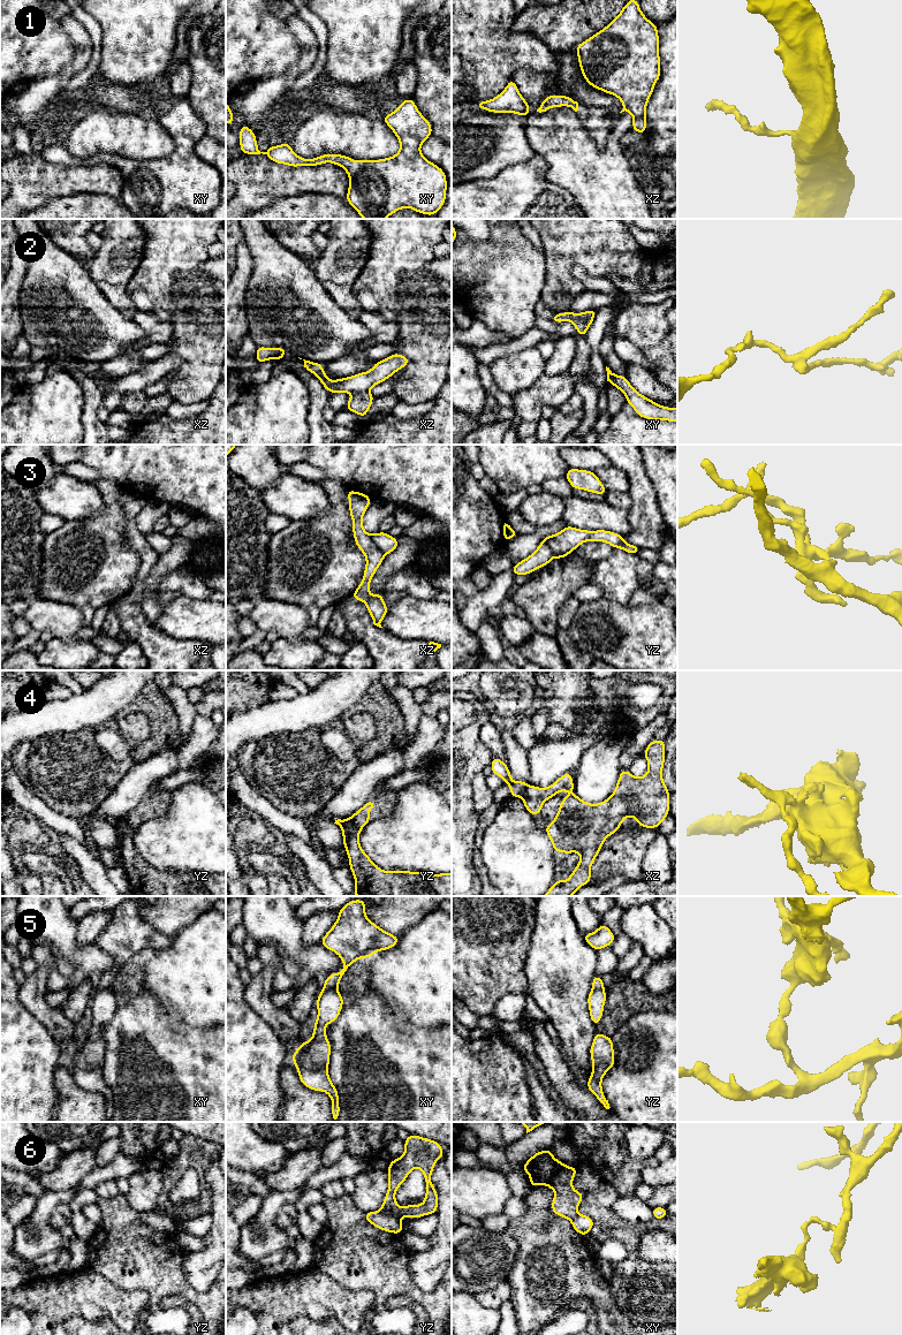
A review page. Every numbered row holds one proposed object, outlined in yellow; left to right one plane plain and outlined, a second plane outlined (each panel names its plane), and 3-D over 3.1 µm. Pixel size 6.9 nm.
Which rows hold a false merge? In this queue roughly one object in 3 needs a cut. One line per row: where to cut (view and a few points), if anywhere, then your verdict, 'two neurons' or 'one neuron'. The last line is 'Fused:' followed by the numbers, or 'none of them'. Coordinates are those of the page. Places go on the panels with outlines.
1: cut none; one neuron
2: cut xz (369, 391), (354, 391), (351, 393); two neurons
3: cut xz (369, 535), (371, 540), (385, 554); two neurons
4: cut xz (528, 784), (521, 796); two neurons
5: cut xy (324, 987), (335, 990); two neurons
6: cut yz (380, 1210), (394, 1215), (400, 1221); two neurons
Fused: 2, 3, 4, 5, 6

